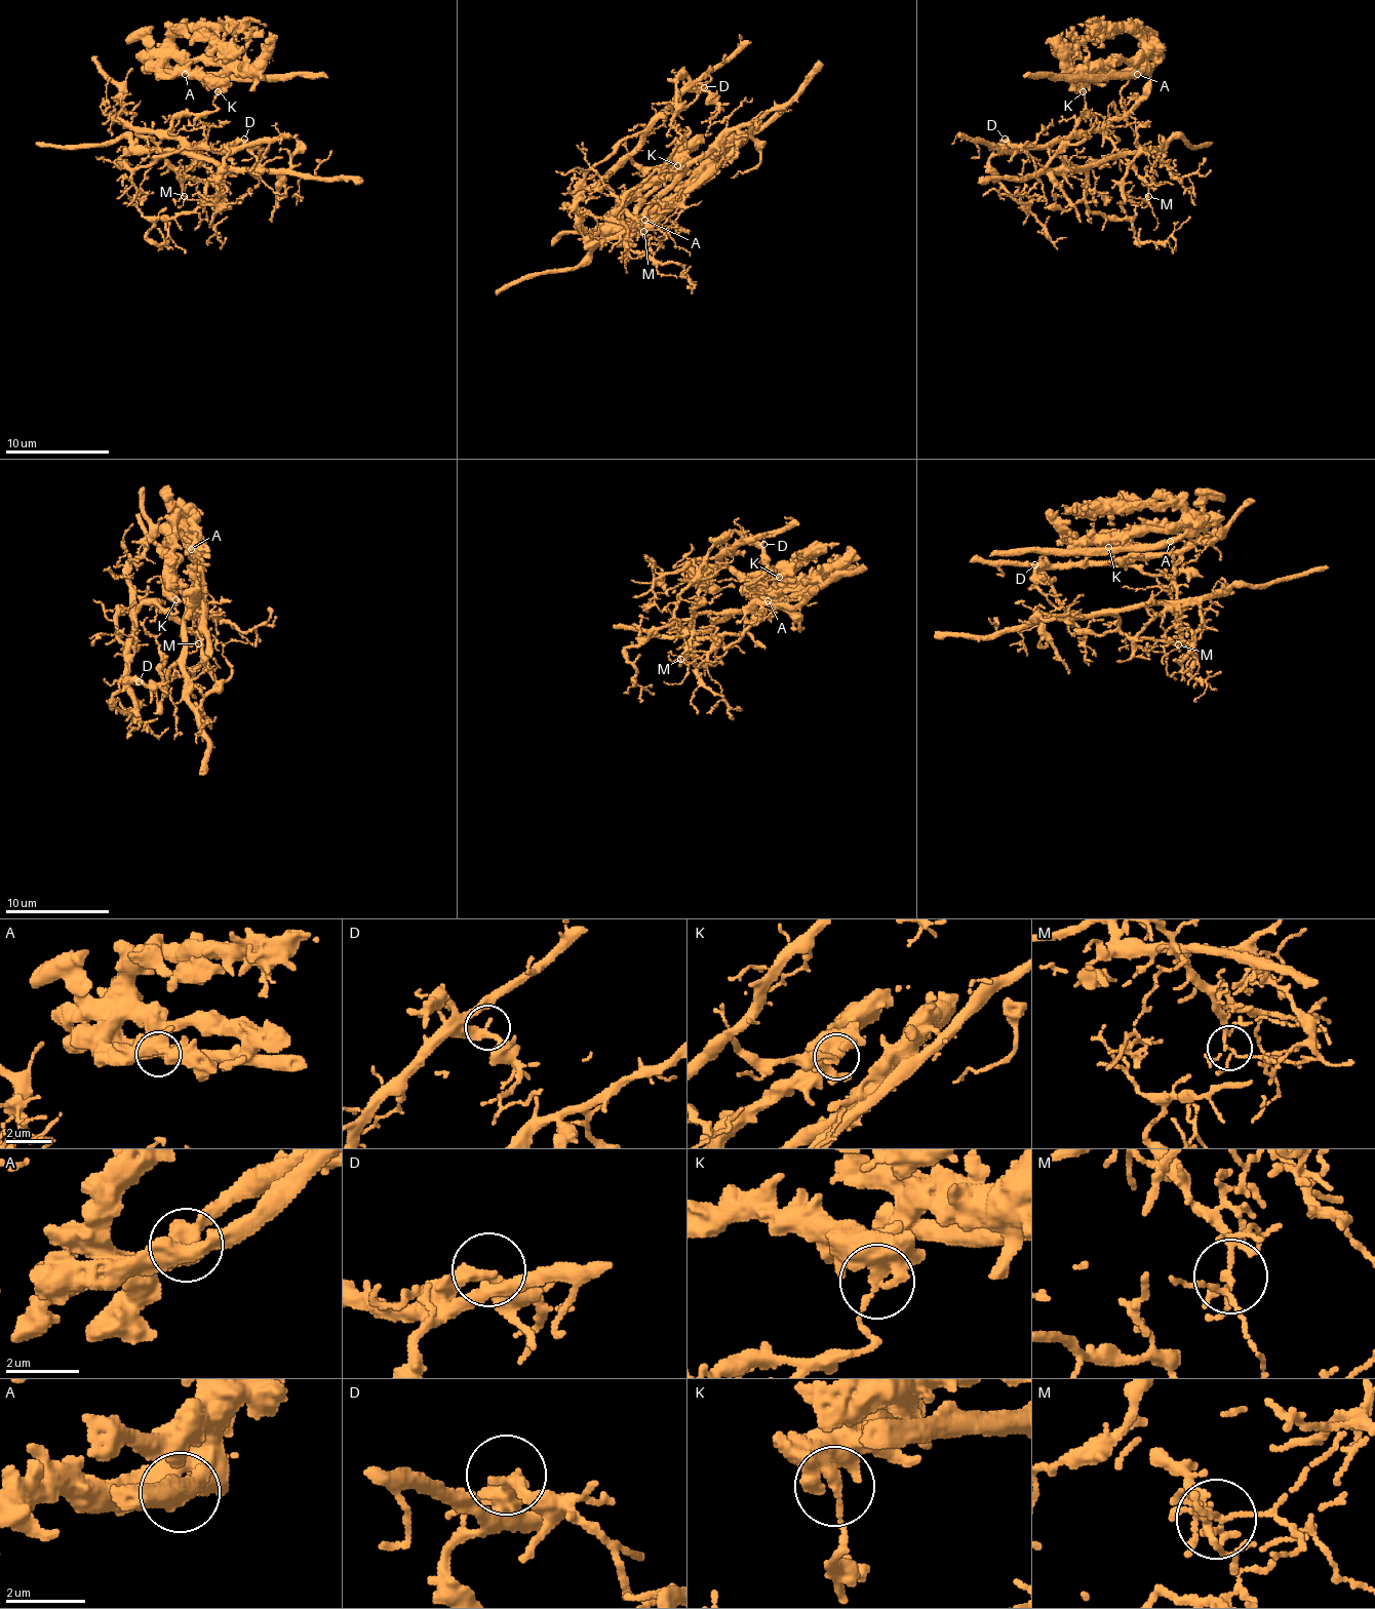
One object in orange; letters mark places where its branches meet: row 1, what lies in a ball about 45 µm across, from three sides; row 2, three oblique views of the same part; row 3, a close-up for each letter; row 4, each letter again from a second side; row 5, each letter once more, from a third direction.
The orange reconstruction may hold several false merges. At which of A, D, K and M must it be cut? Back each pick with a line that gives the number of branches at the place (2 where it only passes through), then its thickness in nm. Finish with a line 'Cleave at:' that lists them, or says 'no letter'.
K: 2 | 400 nm
M: 6 | 120 nm
Cleave at: K, M

